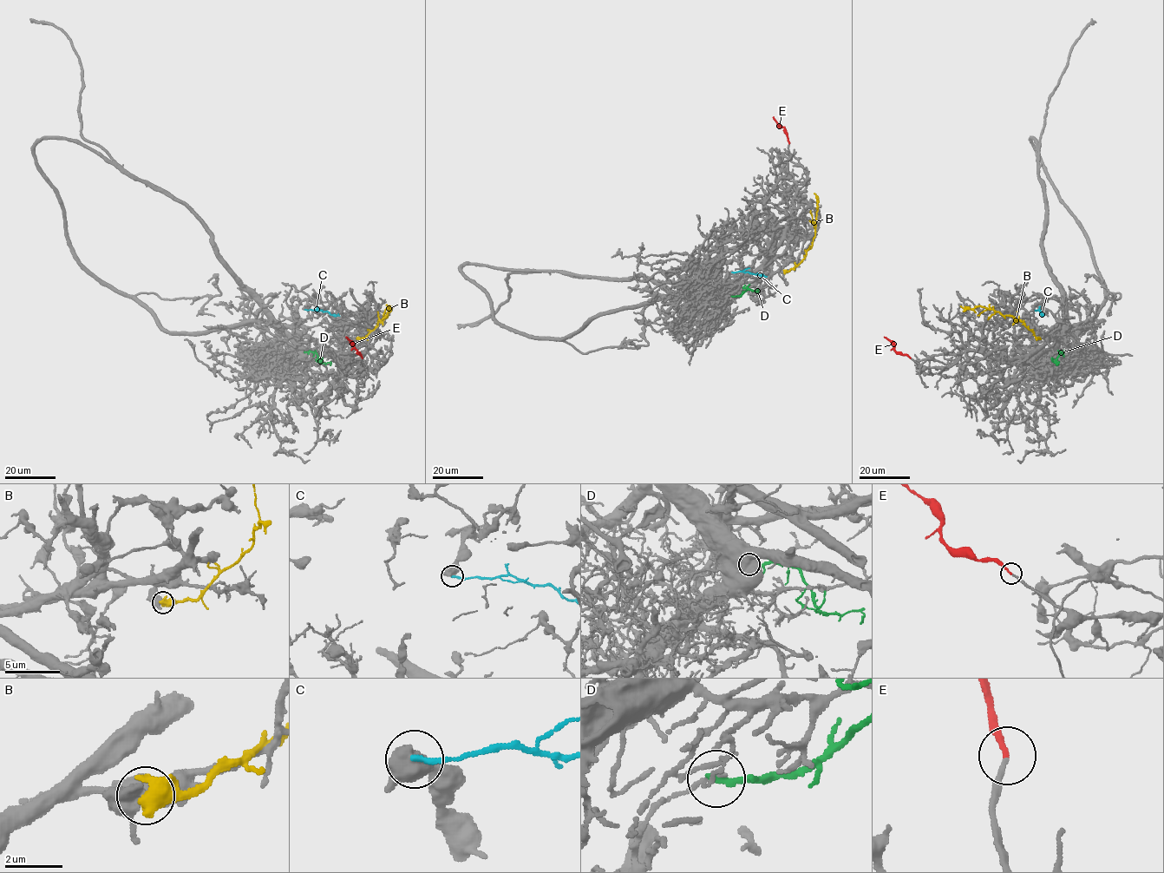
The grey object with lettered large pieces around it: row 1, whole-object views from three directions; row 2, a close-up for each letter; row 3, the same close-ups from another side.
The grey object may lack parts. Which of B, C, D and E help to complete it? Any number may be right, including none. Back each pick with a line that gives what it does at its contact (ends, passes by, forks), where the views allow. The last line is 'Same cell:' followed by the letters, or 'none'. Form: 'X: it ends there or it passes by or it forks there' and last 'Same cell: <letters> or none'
E: it ends there
Same cell: E

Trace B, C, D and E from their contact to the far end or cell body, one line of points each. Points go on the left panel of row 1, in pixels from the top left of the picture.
B: (357, 338), (364, 338), (388, 315), (389, 306), (389, 309), (387, 305)
C: (305, 309), (319, 309), (339, 316)
D: (305, 351), (315, 352), (321, 362), (330, 364)
E: (362, 357), (346, 337)

